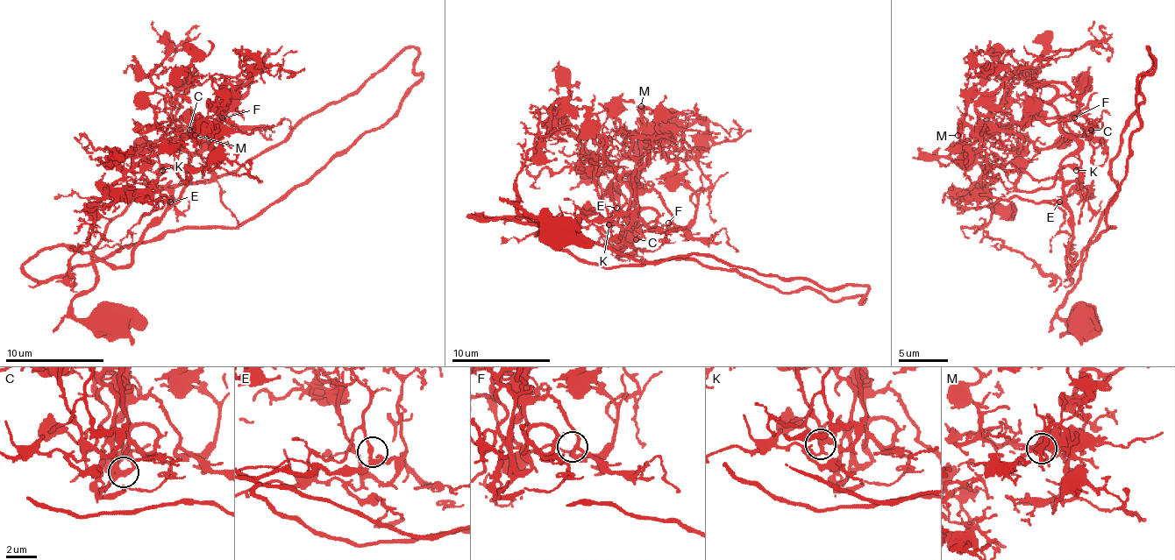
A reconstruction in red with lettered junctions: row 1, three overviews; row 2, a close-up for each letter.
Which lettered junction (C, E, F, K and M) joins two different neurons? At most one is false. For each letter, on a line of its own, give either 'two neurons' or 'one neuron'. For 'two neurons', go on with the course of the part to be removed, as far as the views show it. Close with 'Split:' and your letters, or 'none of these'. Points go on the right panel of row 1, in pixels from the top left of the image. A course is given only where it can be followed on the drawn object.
C: one neuron
E: one neuron
F: one neuron
K: one neuron
M: one neuron
Split: none of these

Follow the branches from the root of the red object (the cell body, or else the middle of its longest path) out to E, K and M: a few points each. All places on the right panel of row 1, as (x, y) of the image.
E: (1078, 323), (1066, 323), (1057, 313), (1076, 286), (1081, 269), (1074, 261), (1071, 266), (1071, 214), (1059, 202)
K: (1078, 323), (1057, 313), (1081, 269), (1071, 266), (1071, 209), (1064, 200), (1076, 170)
M: (1078, 323), (1057, 313), (1081, 269), (1071, 266), (1064, 185), (987, 167), (979, 140), (957, 135)

